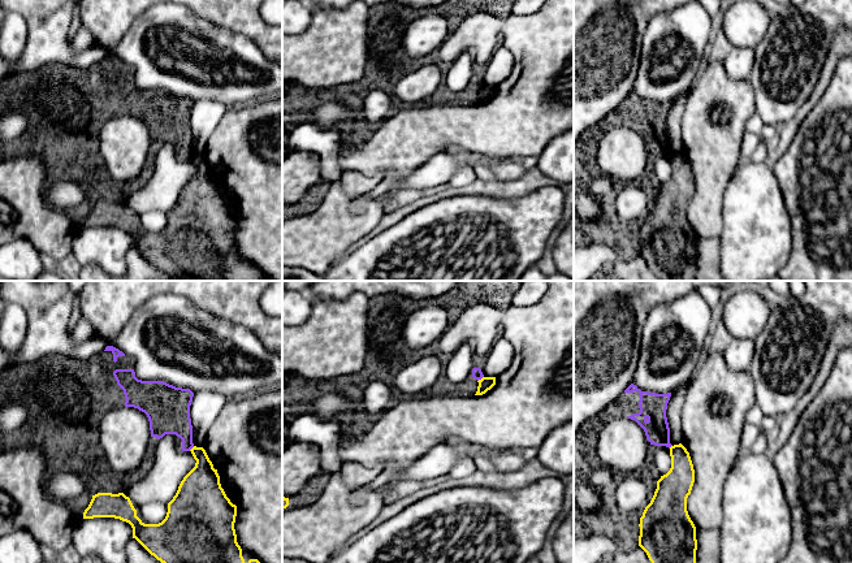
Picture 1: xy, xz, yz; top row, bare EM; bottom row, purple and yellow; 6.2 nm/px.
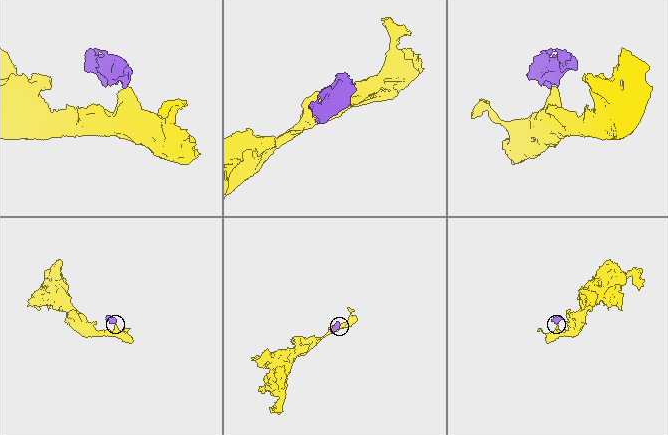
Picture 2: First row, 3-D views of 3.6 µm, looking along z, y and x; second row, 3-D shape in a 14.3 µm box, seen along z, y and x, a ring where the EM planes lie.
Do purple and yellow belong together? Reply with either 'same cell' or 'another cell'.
another cell

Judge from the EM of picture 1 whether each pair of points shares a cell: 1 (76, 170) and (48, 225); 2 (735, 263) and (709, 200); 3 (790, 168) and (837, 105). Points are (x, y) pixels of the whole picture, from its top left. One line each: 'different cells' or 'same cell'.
1: different cells
2: different cells
3: same cell

